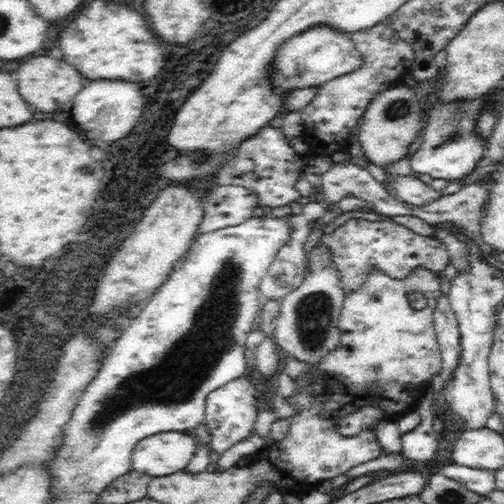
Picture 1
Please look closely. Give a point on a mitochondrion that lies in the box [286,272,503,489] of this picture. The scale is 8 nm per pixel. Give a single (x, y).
(311, 316)

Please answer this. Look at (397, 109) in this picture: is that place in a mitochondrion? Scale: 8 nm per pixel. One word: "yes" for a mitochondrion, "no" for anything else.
yes

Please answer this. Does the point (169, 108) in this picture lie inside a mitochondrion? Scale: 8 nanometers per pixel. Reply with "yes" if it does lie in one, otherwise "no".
no

